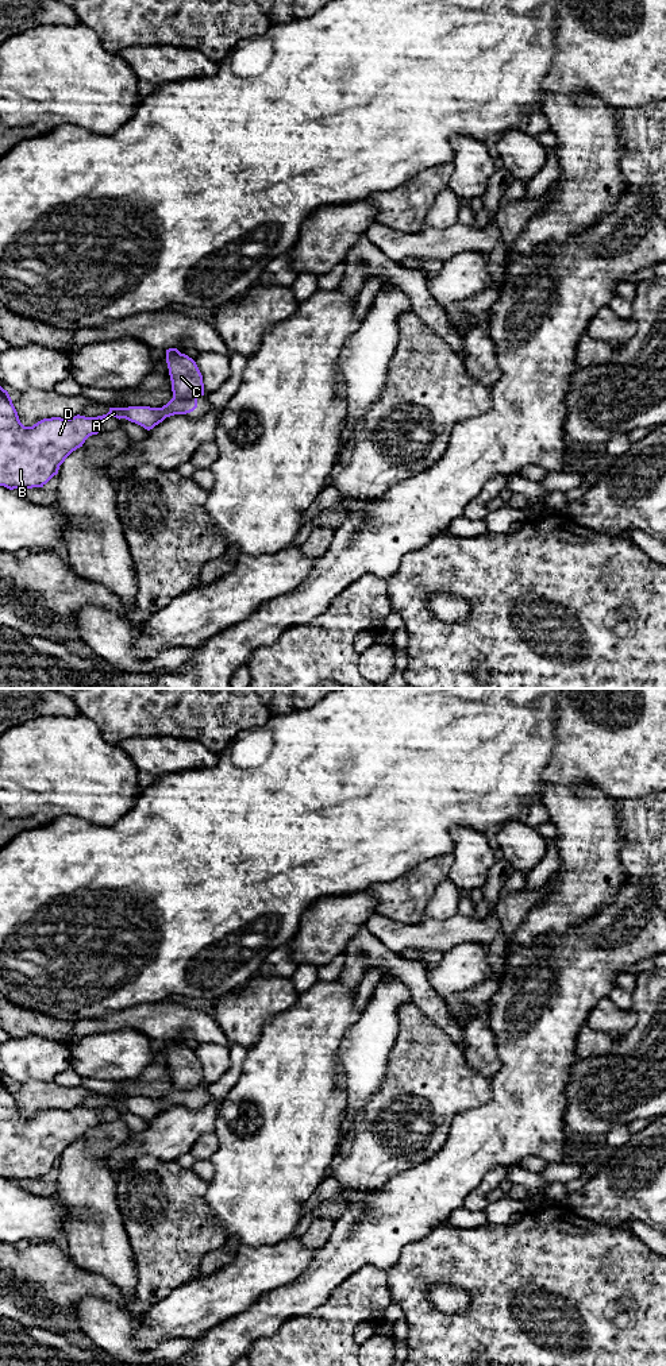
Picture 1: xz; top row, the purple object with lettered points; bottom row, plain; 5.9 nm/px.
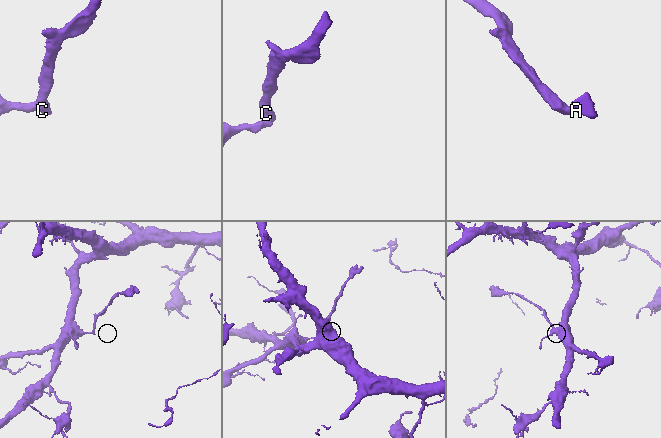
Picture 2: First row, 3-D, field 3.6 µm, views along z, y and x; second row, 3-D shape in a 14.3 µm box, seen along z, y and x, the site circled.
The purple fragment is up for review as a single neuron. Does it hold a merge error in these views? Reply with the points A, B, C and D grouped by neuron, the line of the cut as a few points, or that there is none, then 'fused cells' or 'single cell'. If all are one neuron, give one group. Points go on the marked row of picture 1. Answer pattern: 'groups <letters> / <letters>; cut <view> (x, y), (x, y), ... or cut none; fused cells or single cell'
groups A B D / C; cut xz (173, 396), (196, 398); fused cells

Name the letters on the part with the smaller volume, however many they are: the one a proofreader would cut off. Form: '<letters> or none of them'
C

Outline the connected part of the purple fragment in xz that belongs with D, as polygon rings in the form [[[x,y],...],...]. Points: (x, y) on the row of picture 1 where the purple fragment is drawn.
[[[0,386],[0,486],[9,490],[43,487],[73,451],[100,432],[105,417],[126,418],[150,431],[166,417],[196,408],[197,398],[173,397],[162,408],[109,408],[107,414],[97,417],[51,417],[24,427],[8,391]]]

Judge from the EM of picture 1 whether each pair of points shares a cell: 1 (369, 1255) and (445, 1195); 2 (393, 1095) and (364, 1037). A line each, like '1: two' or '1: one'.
1: one
2: two

